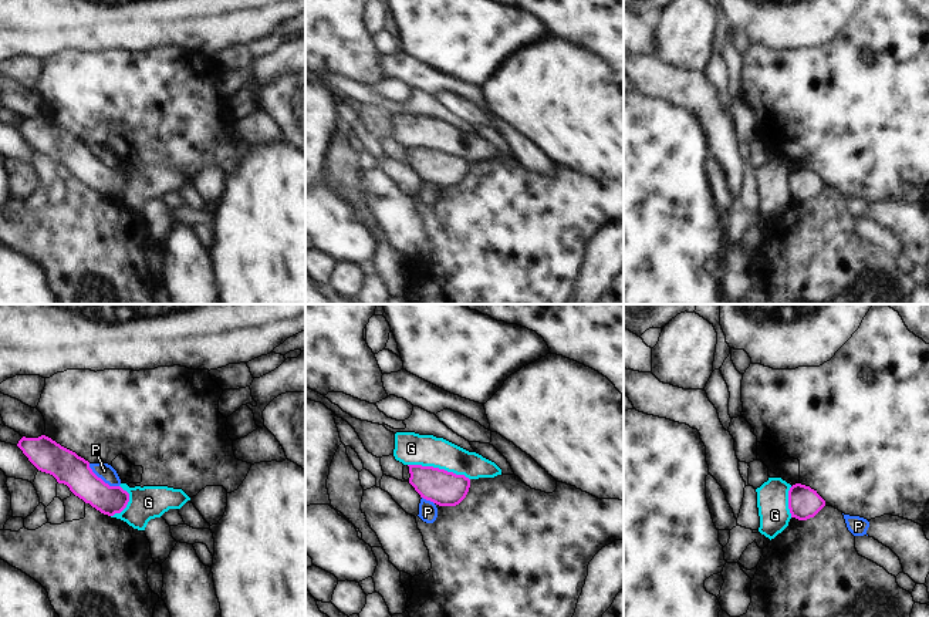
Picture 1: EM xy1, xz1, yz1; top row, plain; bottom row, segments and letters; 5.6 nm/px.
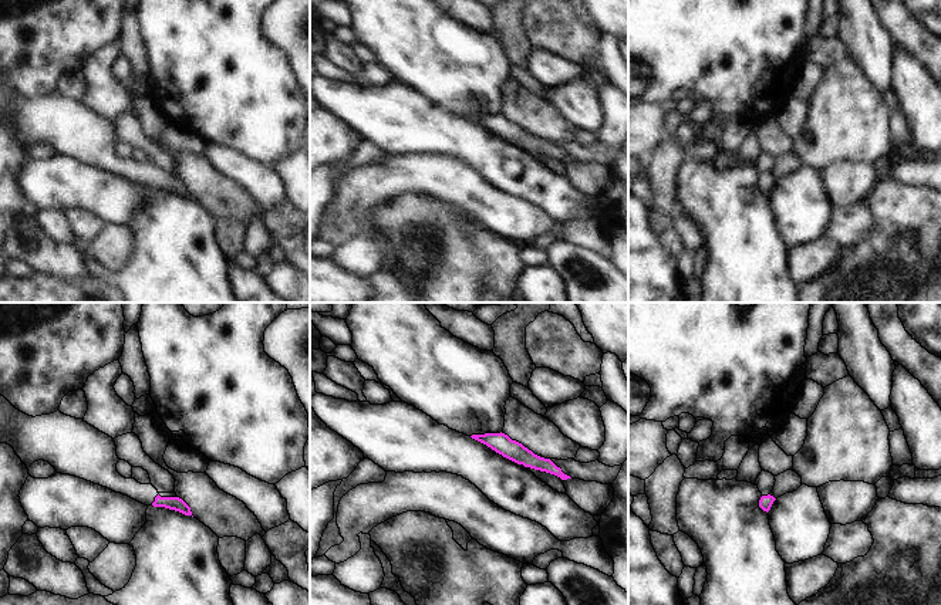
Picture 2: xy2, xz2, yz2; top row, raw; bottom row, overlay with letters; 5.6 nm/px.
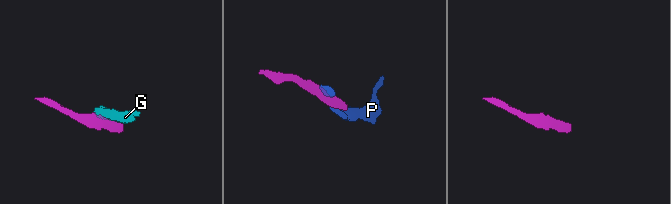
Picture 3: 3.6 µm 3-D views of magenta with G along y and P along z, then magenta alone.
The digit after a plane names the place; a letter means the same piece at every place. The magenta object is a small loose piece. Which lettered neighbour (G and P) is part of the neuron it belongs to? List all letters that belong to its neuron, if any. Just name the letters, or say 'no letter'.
no letter

